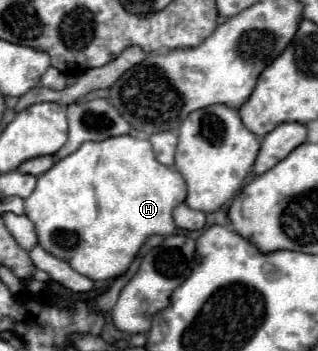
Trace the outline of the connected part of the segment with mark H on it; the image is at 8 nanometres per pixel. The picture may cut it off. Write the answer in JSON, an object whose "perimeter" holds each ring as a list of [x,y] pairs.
{"perimeter":[[[115,136],[115,138],[105,138],[101,142],[85,142],[77,152],[65,156],[63,160],[59,160],[51,170],[47,170],[45,174],[41,174],[37,178],[37,188],[33,190],[33,194],[25,200],[25,214],[27,218],[35,224],[35,232],[37,232],[37,238],[39,238],[39,244],[53,256],[69,262],[73,266],[73,270],[77,270],[79,274],[91,278],[91,280],[111,280],[111,278],[117,278],[121,276],[129,264],[133,262],[135,254],[139,252],[139,248],[145,244],[145,240],[149,236],[169,236],[175,232],[175,222],[173,222],[173,208],[177,208],[183,200],[185,200],[185,194],[187,194],[187,188],[185,188],[185,180],[181,178],[181,174],[169,166],[163,166],[155,160],[155,154],[153,154],[153,148],[151,148],[151,142],[145,140],[145,138],[133,138],[133,136]]]}

